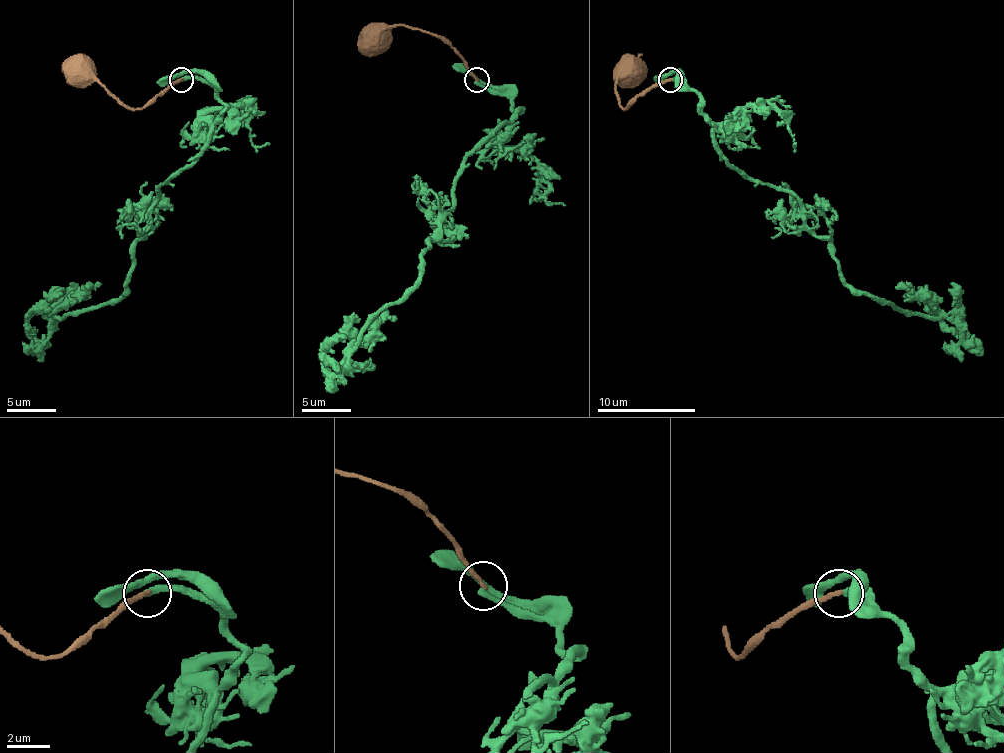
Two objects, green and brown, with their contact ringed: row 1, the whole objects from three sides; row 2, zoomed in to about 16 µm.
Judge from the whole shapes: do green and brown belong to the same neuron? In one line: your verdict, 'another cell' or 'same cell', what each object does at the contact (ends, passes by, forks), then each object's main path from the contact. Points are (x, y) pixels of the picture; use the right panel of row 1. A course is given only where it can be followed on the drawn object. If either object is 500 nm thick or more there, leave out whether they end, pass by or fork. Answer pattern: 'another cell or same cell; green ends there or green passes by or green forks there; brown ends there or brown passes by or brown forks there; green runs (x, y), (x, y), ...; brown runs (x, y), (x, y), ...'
another cell; green ends there; brown ends there; green runs (671, 79), (700, 99), (712, 145), (752, 180), (786, 190), (850, 286), (949, 318), (959, 335), (944, 342); brown runs (671, 79), (648, 86), (624, 108), (619, 104), (616, 81), (631, 74), (629, 69)

